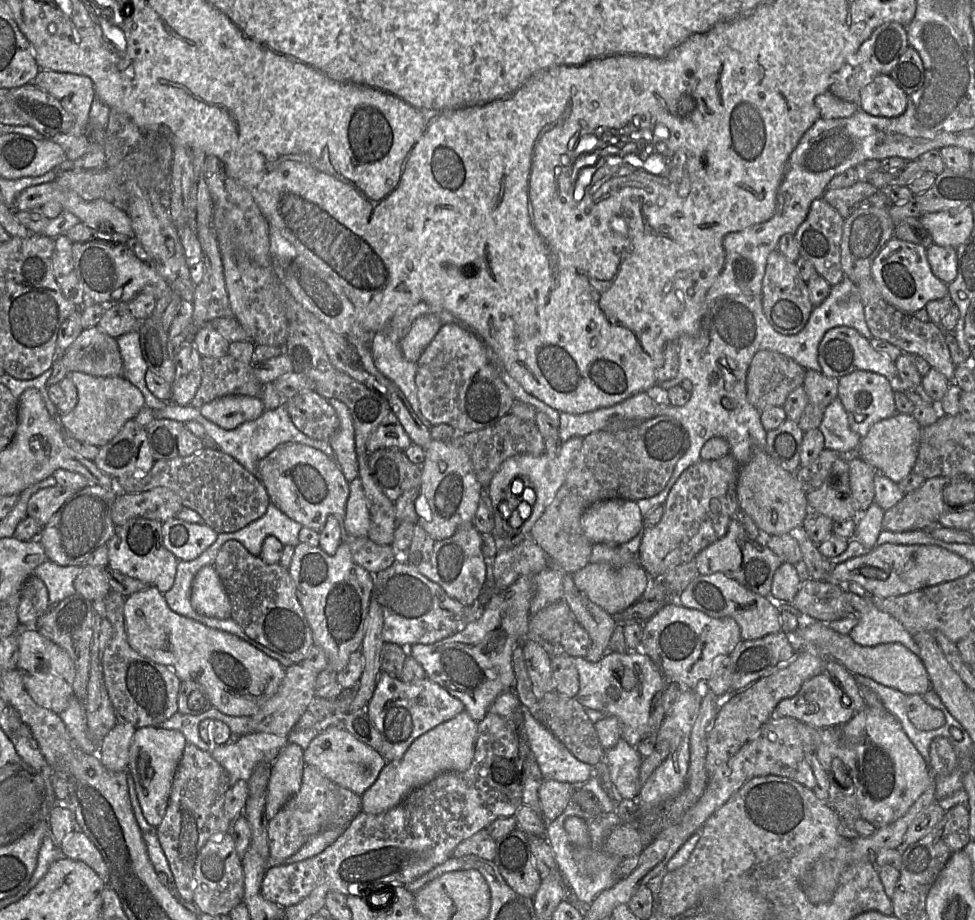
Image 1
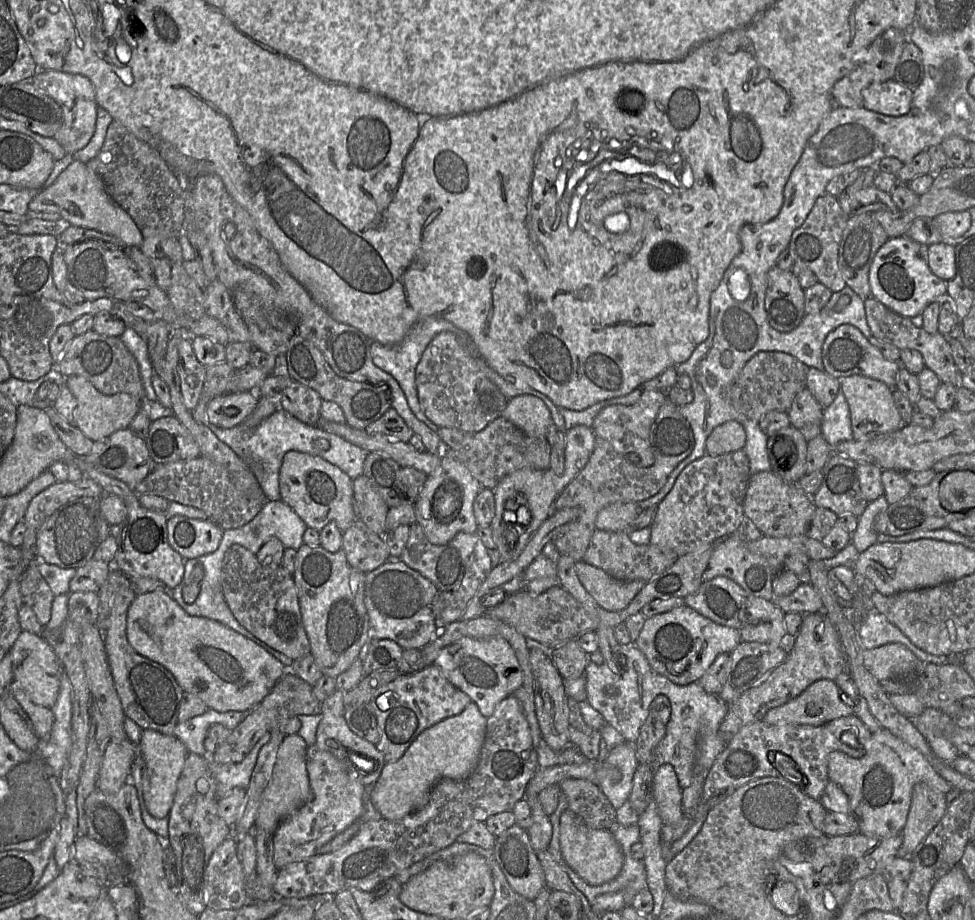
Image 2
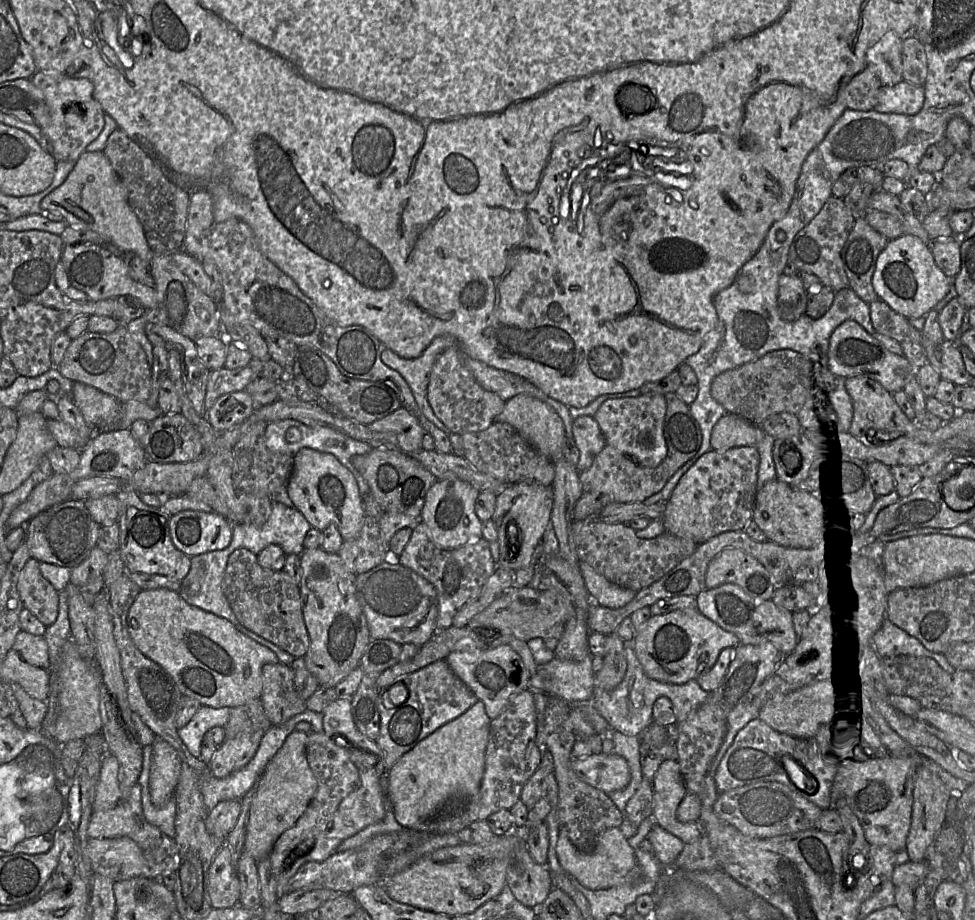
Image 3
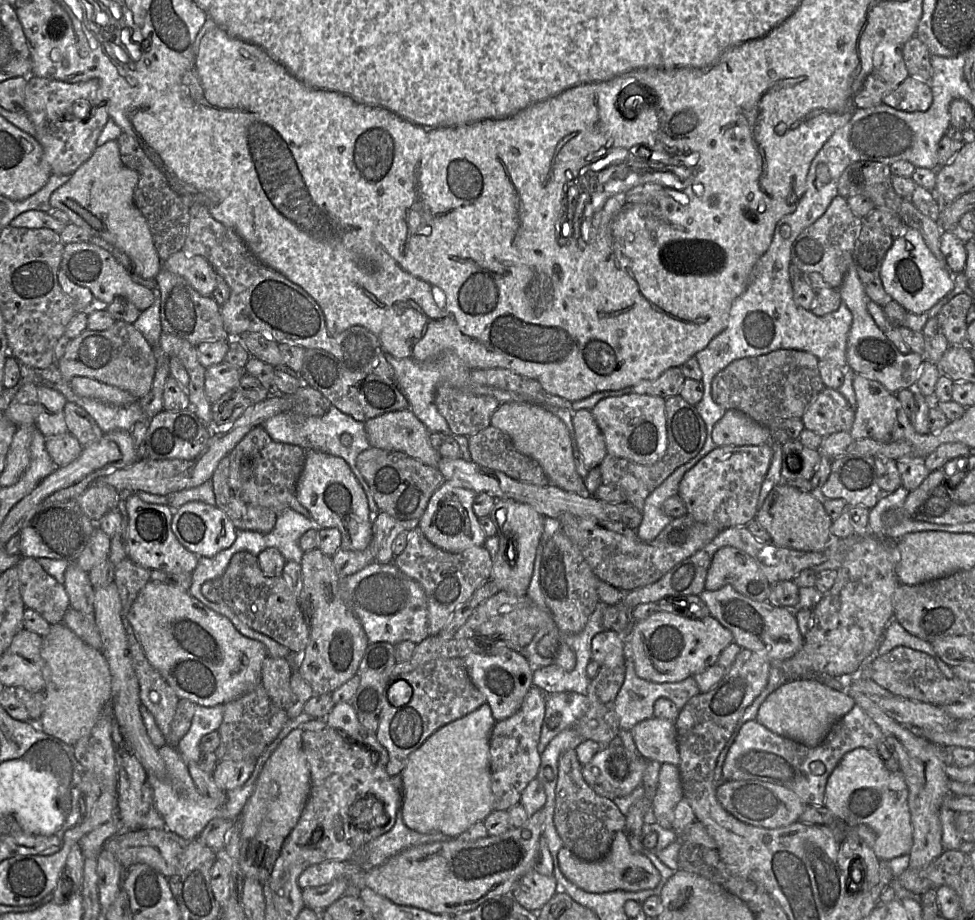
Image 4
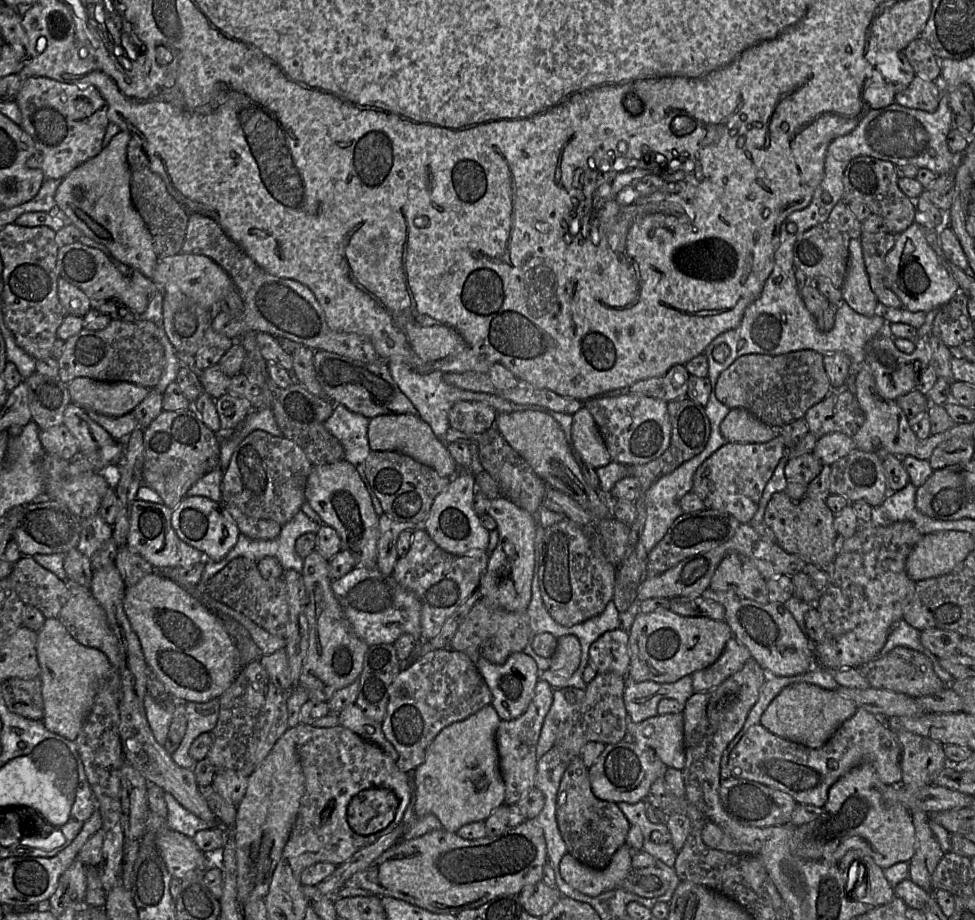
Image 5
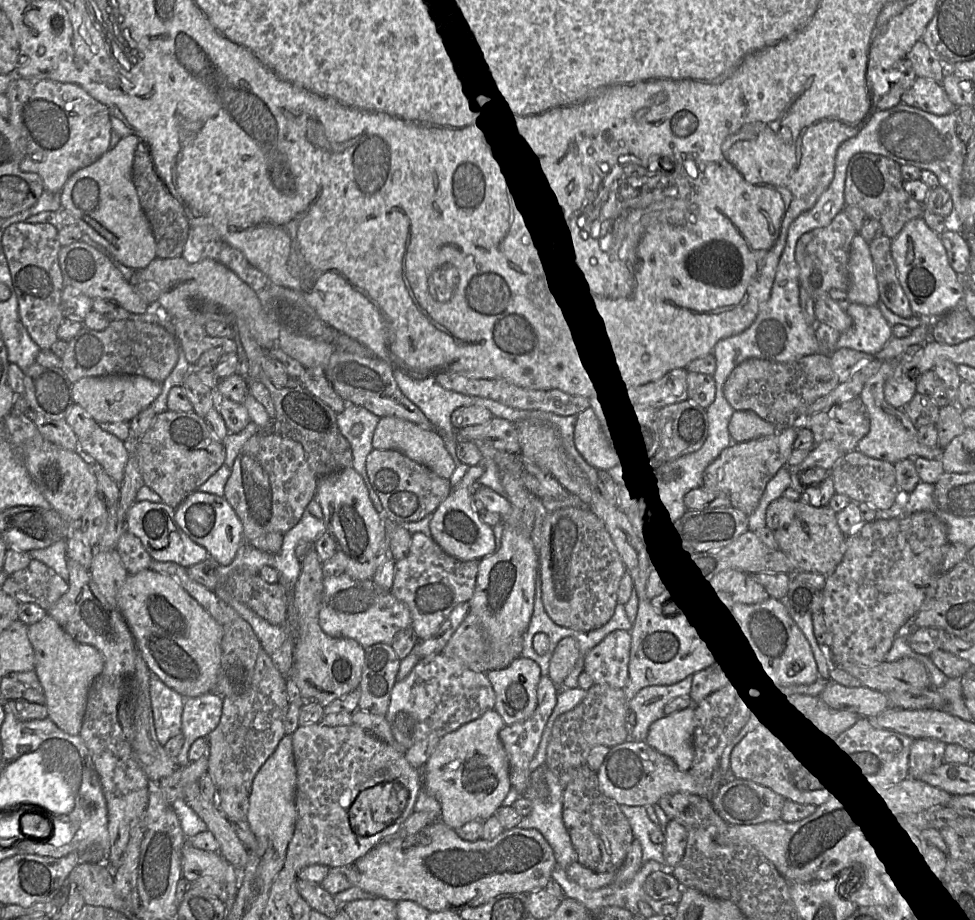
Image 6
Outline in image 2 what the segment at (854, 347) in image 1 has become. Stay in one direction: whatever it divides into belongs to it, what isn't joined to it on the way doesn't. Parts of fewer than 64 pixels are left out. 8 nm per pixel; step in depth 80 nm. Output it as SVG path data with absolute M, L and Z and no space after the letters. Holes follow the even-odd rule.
M842 324L827 335L822 347L822 360L824 371L831 376L841 378L859 374L880 380L891 389L897 389L901 362L887 359L857 327L851 324Z

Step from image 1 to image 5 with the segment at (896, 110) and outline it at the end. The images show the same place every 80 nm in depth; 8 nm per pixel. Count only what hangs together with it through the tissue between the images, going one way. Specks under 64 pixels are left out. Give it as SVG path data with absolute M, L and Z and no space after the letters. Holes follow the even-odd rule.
M915 75L909 86L895 95L895 104L929 113L938 108L941 93L935 81Z

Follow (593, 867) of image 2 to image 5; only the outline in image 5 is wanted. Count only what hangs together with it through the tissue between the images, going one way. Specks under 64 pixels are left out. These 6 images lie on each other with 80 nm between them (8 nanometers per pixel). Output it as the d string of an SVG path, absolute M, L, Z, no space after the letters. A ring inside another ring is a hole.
M627 844L622 845L614 853L609 865L604 869L586 866L567 852L560 861L560 873L567 884L590 897L596 897L613 889L625 889L644 898L657 898L666 893L669 887L668 881L658 867L632 866L631 849Z

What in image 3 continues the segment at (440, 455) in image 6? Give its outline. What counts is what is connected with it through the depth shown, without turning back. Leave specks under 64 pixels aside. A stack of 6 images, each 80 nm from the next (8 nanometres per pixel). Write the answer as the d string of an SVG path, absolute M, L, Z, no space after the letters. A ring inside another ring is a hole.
M402 407L367 427L372 432L394 435L402 453L423 450L422 440L427 433L416 416Z

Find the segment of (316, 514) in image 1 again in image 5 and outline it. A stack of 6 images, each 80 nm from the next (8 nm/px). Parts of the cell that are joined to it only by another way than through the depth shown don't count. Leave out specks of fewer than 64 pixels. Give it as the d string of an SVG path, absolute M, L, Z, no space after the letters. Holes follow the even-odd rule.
M345 459L313 466L305 488L306 502L319 514L323 525L331 526L341 540L341 550L348 551L356 561L356 567L377 568L377 542L379 538L379 516L374 510L369 493L356 468Z

